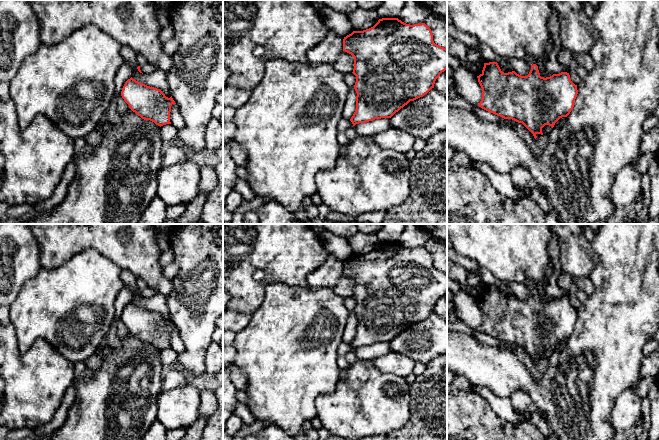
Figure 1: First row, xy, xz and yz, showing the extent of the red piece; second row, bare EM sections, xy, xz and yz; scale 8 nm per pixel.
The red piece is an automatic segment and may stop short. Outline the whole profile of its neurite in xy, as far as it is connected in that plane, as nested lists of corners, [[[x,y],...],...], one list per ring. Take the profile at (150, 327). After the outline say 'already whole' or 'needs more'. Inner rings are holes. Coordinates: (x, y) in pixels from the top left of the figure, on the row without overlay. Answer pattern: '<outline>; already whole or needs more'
[[[132,301],[125,306],[121,320],[142,343],[150,344],[160,351],[171,348],[171,330],[176,328],[172,320],[168,322],[161,314],[140,307]]]; already whole

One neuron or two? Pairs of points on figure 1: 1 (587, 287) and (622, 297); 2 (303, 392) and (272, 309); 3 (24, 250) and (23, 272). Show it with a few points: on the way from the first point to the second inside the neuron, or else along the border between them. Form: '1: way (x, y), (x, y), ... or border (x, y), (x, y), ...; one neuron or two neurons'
1: border (588, 277), (594, 287), (594, 292), (590, 296); two neurons
2: way (289, 371), (289, 330); one neuron
3: way (23, 255), (23, 267); one neuron

